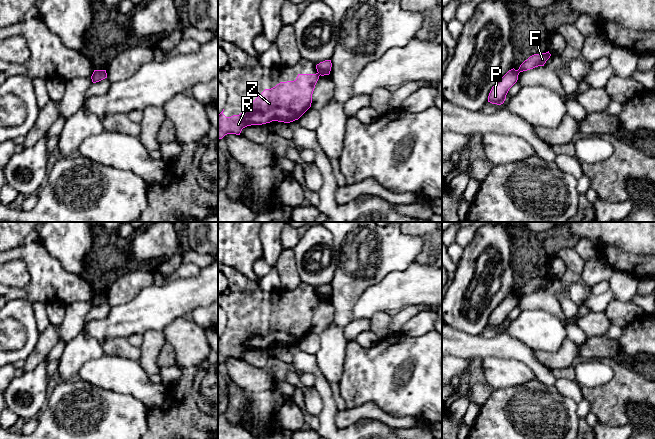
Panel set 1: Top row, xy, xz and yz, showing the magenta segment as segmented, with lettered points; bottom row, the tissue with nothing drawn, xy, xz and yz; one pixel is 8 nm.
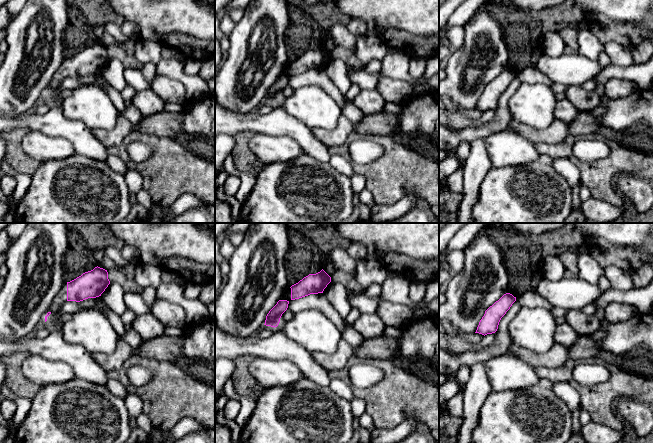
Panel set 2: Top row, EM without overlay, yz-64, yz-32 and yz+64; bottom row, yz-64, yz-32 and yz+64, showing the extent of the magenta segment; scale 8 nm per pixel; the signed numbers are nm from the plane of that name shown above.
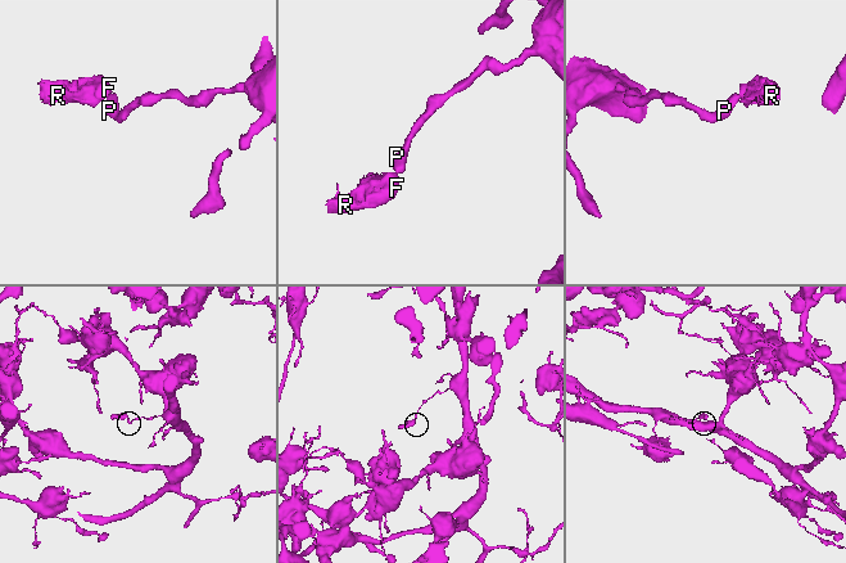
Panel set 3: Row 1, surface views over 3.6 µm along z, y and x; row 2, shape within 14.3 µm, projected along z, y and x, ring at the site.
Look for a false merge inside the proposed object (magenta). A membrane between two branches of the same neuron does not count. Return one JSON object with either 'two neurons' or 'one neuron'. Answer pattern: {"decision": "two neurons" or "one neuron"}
{"decision": "two neurons"}

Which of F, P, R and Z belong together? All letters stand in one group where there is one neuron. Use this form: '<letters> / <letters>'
F R Z / P

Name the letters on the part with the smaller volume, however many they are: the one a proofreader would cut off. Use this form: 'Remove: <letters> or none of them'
Remove: F, R, Z

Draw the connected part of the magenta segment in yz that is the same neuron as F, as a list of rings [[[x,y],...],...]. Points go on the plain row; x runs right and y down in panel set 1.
[[[548,276],[534,278],[525,284],[517,294],[518,297],[533,293],[538,290],[544,290],[546,285],[550,282],[551,278]]]

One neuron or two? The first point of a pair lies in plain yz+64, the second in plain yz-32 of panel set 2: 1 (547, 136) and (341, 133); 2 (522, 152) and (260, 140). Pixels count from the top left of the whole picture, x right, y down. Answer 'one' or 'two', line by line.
1: one
2: one

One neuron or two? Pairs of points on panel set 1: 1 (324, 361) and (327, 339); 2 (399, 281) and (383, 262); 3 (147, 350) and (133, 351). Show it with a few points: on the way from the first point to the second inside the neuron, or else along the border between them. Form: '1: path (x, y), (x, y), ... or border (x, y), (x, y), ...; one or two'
1: path (327, 356), (327, 344); one
2: border (413, 262), (405, 269), (389, 272), (372, 285); two
3: border (140, 347), (140, 358), (138, 361); two

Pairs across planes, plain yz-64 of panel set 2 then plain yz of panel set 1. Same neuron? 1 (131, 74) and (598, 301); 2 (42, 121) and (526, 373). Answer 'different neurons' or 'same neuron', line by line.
1: same neuron
2: different neurons

